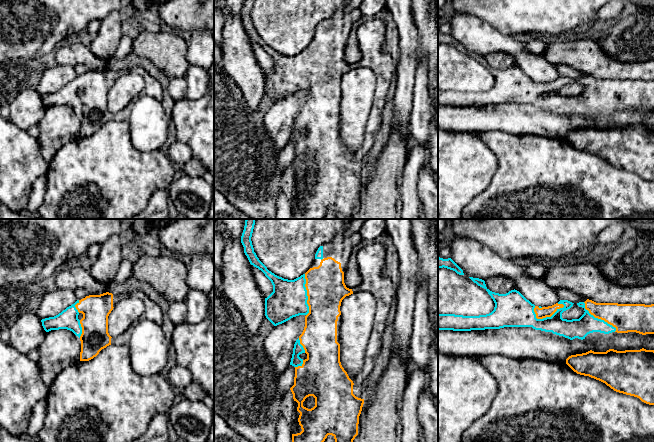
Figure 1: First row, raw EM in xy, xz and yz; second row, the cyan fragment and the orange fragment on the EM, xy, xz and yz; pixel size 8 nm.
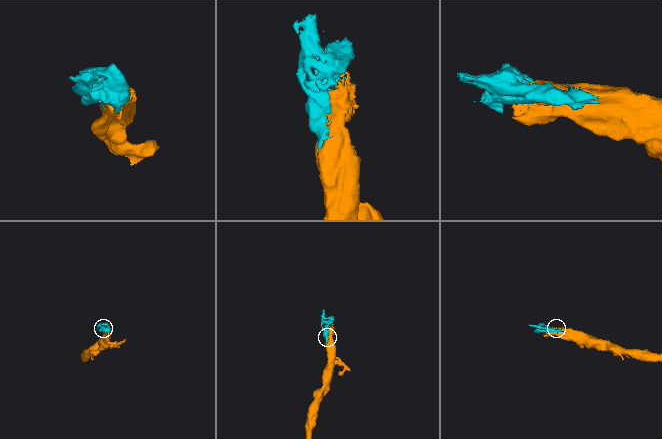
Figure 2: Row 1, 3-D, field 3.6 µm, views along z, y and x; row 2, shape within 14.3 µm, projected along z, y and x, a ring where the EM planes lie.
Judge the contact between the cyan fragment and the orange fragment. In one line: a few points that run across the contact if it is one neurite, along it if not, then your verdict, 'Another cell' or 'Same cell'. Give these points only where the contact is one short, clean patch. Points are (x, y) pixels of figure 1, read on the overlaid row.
Same cell

